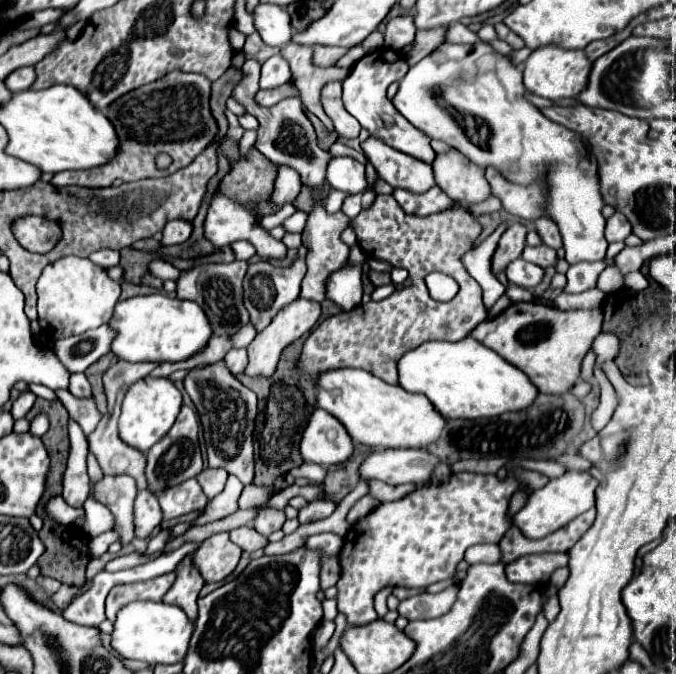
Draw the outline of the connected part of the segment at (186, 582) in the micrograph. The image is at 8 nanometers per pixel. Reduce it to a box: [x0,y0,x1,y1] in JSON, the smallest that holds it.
[162,556,204,622]

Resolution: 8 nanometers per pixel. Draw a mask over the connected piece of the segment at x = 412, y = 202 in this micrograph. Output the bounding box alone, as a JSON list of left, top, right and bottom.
[394,186,454,216]

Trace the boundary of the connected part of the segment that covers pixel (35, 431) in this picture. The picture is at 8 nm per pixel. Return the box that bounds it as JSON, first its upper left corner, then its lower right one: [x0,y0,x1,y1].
[30,414,48,438]

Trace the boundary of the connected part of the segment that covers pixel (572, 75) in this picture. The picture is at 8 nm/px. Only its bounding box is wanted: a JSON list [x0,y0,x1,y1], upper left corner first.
[522,46,592,100]

